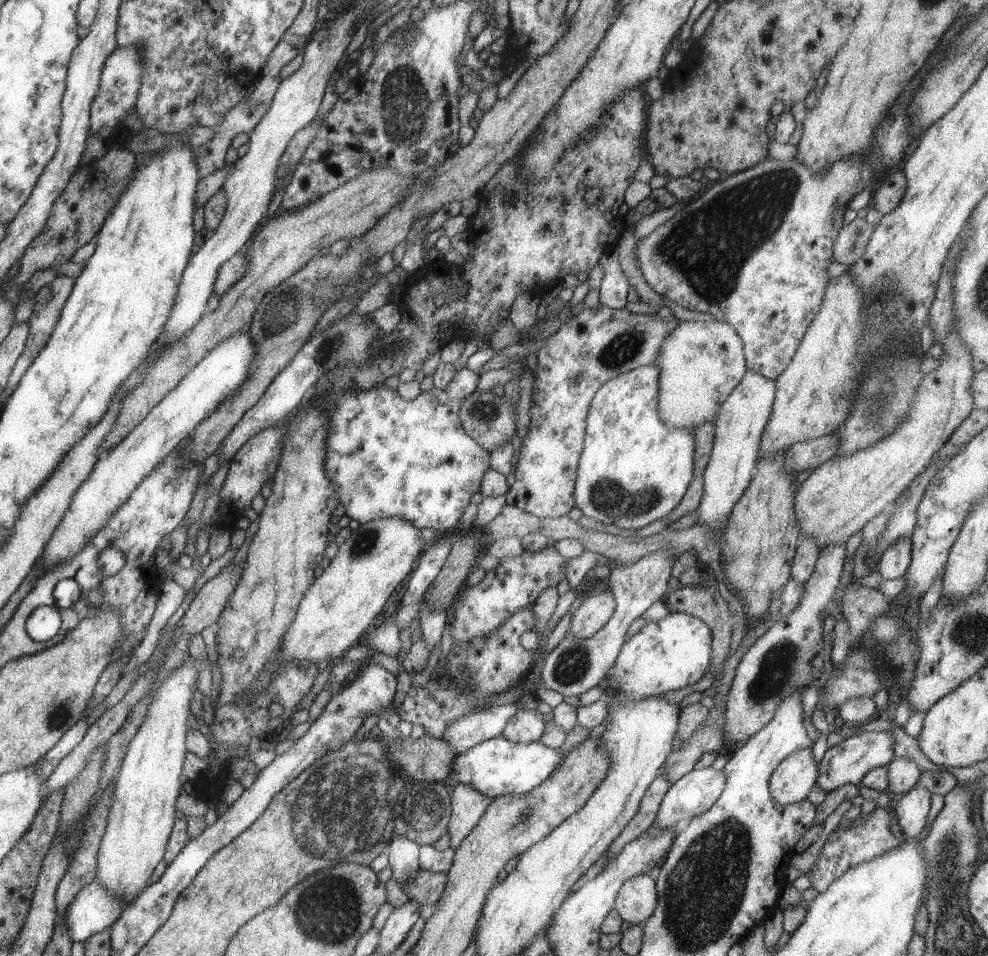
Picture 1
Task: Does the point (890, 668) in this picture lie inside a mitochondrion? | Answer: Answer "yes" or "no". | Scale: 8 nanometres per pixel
yes

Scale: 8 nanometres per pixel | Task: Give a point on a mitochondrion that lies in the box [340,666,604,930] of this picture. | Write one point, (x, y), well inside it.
(430, 817)

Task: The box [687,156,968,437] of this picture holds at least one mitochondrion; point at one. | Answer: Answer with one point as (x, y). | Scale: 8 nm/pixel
(889, 399)

